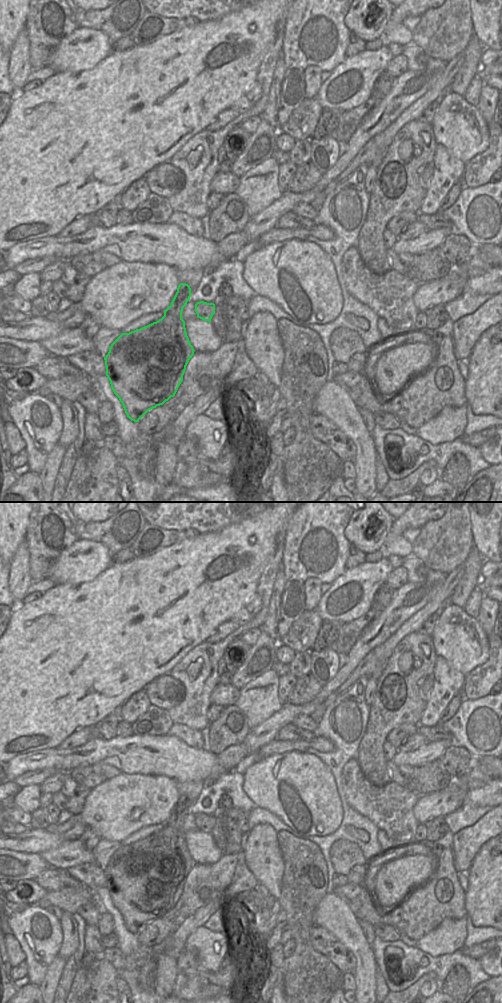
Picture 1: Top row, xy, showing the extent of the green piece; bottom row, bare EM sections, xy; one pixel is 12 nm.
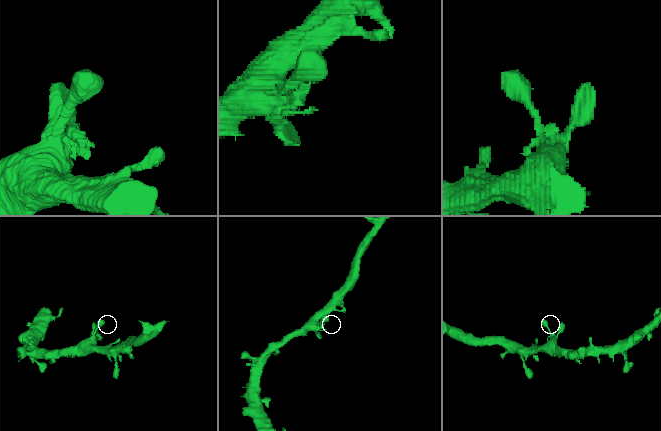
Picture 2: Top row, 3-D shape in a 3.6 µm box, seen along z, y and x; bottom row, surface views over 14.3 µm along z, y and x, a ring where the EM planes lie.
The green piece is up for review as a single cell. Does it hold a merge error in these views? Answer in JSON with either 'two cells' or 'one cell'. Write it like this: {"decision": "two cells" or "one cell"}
{"decision": "one cell"}

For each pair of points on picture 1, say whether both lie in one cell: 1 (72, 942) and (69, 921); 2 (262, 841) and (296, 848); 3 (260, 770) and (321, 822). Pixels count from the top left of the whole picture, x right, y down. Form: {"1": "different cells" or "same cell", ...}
{"1": "same cell", "2": "different cells", "3": "same cell"}

